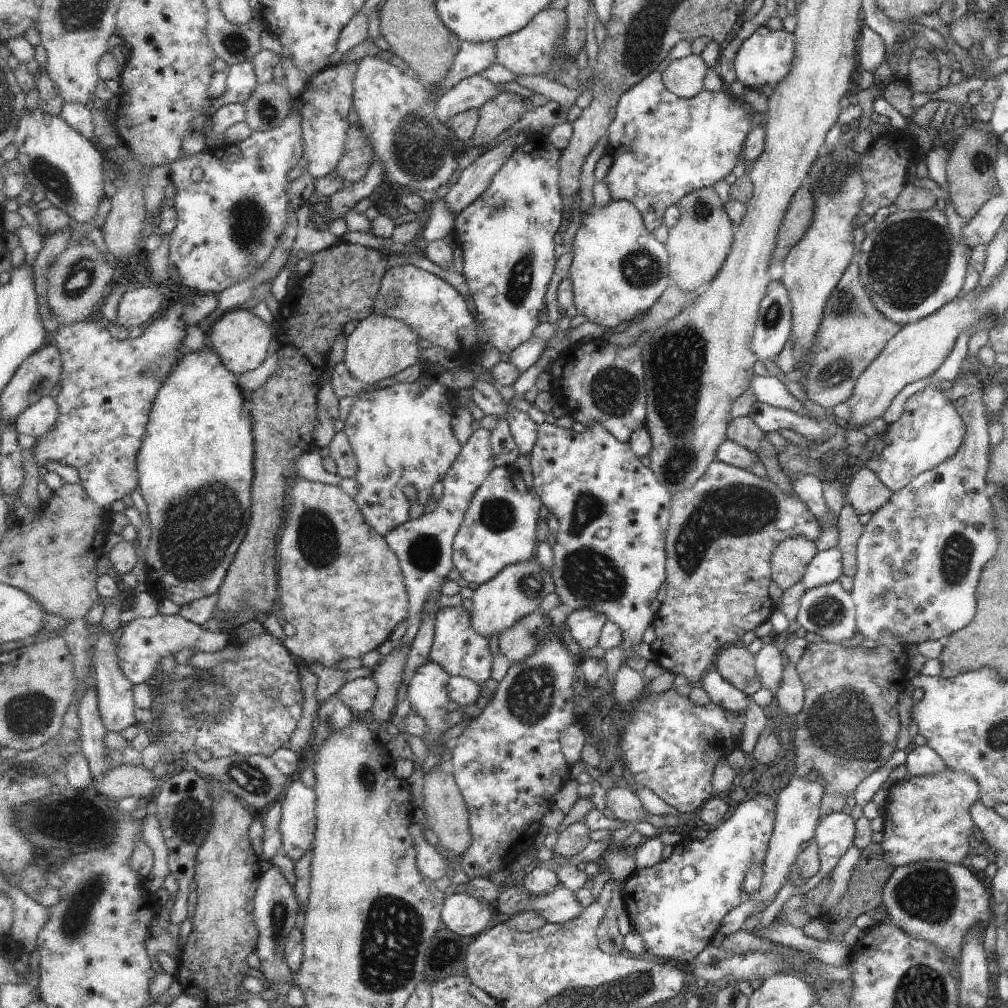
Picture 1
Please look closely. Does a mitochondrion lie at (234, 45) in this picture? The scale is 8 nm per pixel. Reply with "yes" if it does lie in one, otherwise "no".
yes

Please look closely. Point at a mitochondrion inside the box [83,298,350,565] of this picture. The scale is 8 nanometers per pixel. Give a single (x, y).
(146, 372)

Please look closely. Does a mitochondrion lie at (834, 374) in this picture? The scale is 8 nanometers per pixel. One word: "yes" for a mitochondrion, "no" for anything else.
yes

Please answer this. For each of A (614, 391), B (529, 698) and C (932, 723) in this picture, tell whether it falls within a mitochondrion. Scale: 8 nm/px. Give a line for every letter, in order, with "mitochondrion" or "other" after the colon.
A: mitochondrion
B: mitochondrion
C: other

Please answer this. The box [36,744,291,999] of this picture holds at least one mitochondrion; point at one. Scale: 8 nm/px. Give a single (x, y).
(77, 915)

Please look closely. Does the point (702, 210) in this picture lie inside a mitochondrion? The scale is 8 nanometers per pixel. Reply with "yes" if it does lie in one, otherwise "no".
yes

